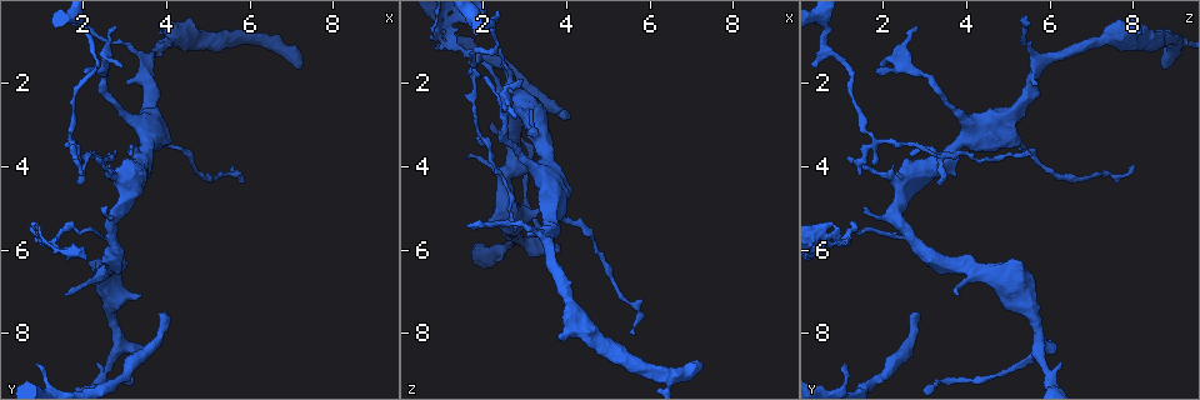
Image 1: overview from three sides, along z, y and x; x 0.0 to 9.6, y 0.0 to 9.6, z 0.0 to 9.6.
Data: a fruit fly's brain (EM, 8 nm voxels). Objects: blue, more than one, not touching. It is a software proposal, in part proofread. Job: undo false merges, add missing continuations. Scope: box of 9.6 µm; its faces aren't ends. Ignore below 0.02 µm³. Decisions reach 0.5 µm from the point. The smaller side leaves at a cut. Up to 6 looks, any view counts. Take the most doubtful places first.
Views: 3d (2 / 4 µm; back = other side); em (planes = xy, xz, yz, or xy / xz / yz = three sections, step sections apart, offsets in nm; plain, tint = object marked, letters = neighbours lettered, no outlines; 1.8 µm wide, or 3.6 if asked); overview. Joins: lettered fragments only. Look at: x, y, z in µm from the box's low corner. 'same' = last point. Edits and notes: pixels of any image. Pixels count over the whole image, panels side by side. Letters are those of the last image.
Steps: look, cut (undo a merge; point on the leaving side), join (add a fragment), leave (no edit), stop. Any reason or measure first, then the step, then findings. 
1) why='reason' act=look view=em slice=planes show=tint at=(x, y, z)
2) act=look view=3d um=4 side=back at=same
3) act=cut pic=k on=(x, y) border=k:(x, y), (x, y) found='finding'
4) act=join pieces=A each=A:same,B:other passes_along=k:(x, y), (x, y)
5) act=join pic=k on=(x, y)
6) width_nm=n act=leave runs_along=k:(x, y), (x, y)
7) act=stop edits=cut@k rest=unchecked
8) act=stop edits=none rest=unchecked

why='free end' act=look view=3d um=4 at=(4.00, 7.55, 2.90)

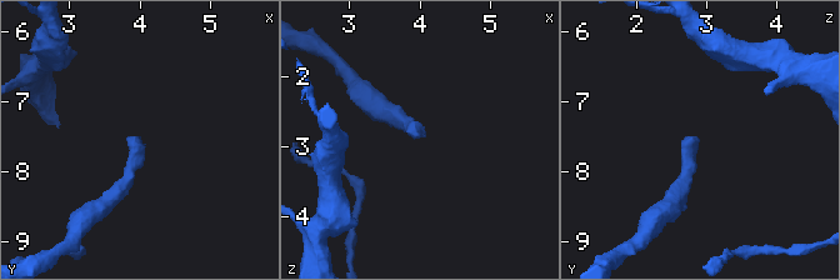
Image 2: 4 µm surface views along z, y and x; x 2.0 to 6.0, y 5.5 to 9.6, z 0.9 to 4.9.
why='need the tissue' act=look view=em slice=planes show=tint at=(4.00, 7.50, 2.85)

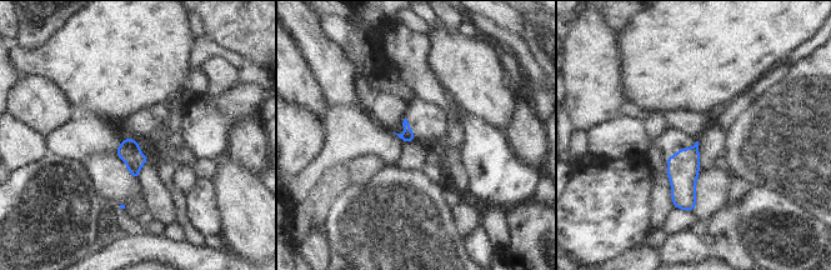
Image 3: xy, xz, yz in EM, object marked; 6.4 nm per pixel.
why='what lies round it' act=look view=em slice=planes show=letters at=same

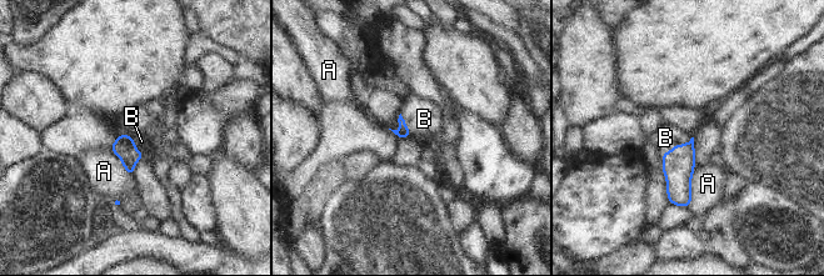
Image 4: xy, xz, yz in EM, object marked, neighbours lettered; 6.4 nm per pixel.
act=join pic=4 on=(665, 138) each=A:other,B:same passes_along=4:(678, 167), (677, 145), (665, 138) found='it goes on there'

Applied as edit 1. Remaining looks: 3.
why='redraw' act=look view=overview

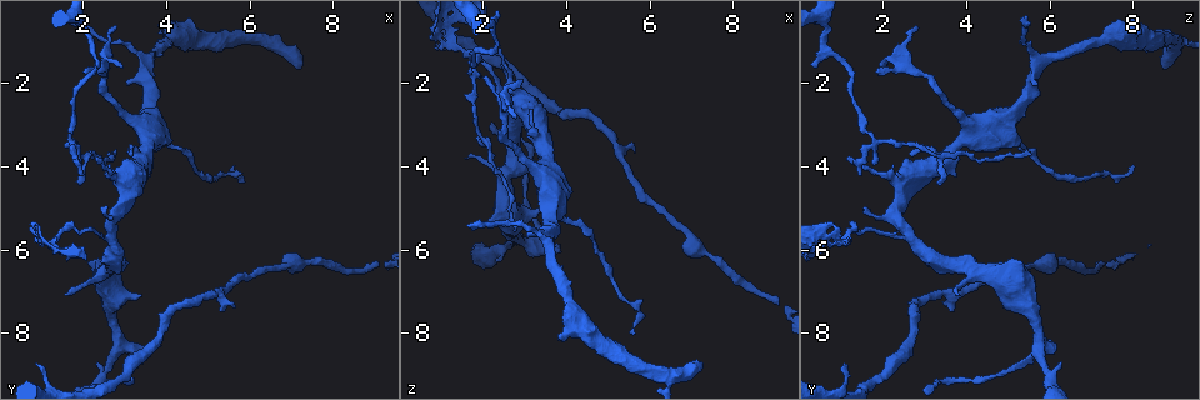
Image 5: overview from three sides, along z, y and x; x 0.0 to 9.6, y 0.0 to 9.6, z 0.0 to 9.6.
why='four arms meet' act=look view=em slice=planes show=letters at=(1.30, 5.80, 1.00)

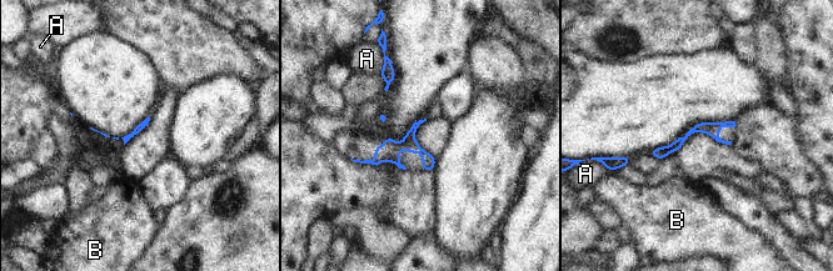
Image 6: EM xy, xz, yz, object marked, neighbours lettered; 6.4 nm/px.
act=leave each=A:other,B:other runs_along=6:(732, 124), (693, 129), (656, 152) found='continuous, no second neuron'

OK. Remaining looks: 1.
why='three-way junction' act=look view=em slice=planes show=letters at=(3.60, 1.50, 5.75)

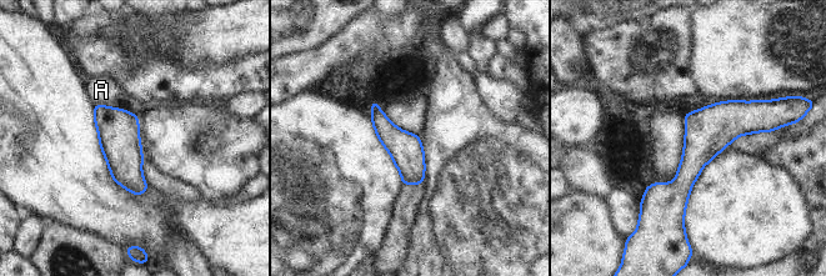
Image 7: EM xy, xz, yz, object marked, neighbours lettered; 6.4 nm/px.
longest_contact=A:80nm act=leave each=A:other found='one neuron here'

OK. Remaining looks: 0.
act=stop edits=join@4 rest=unchecked

